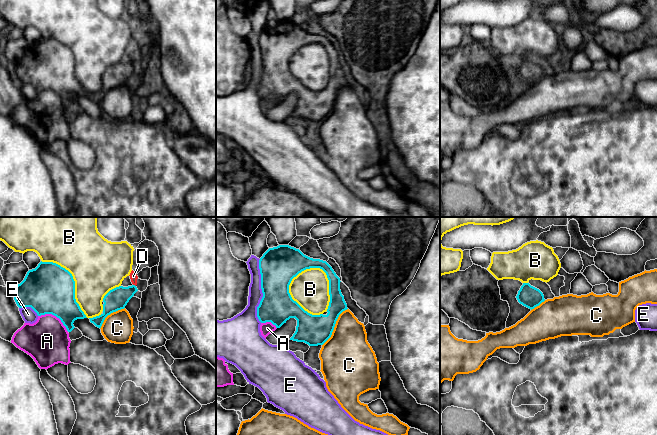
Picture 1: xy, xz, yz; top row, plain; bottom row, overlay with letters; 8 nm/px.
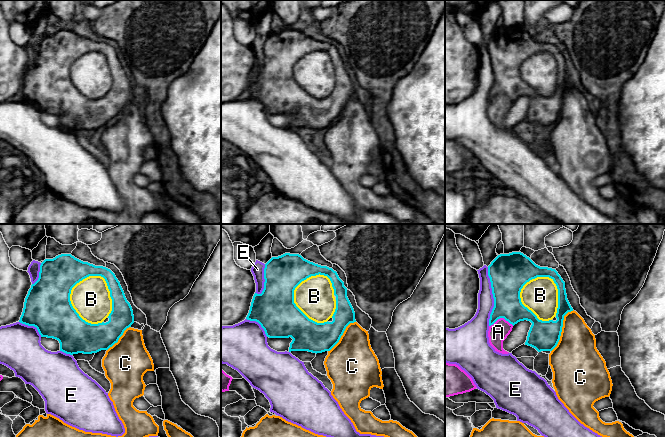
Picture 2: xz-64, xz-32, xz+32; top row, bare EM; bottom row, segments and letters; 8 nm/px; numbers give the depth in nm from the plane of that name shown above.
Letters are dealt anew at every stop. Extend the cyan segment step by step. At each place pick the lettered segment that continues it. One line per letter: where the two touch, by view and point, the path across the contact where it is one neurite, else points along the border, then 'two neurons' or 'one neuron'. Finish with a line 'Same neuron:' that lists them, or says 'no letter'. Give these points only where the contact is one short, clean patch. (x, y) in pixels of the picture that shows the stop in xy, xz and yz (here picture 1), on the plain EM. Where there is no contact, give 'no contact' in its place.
A: contact xy (55, 91); border xy (38, 91), (55, 91), (68, 107); two neurons
B: contact xz (291, 73); two neurons
C: contact xz (334, 102); two neurons
D: contact xy (134, 61); way xy (116, 75), (125, 70), (134, 61), (133, 52); one neuron
E: contact xz (262, 67); two neurons
Same neuron: D

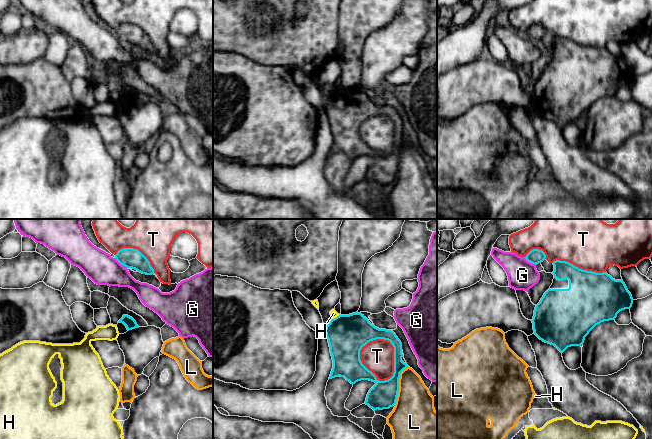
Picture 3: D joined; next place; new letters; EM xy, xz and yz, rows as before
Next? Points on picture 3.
G: contact xy (121, 40); border xy (115, 33), (121, 40), (127, 43); two neurons
H: contact xz (336, 93); border xz (339, 90), (332, 95); two neurons
L: contact xz (398, 161); two neurons
T: contact xz (394, 132); two neurons
Same neuron: no letter

